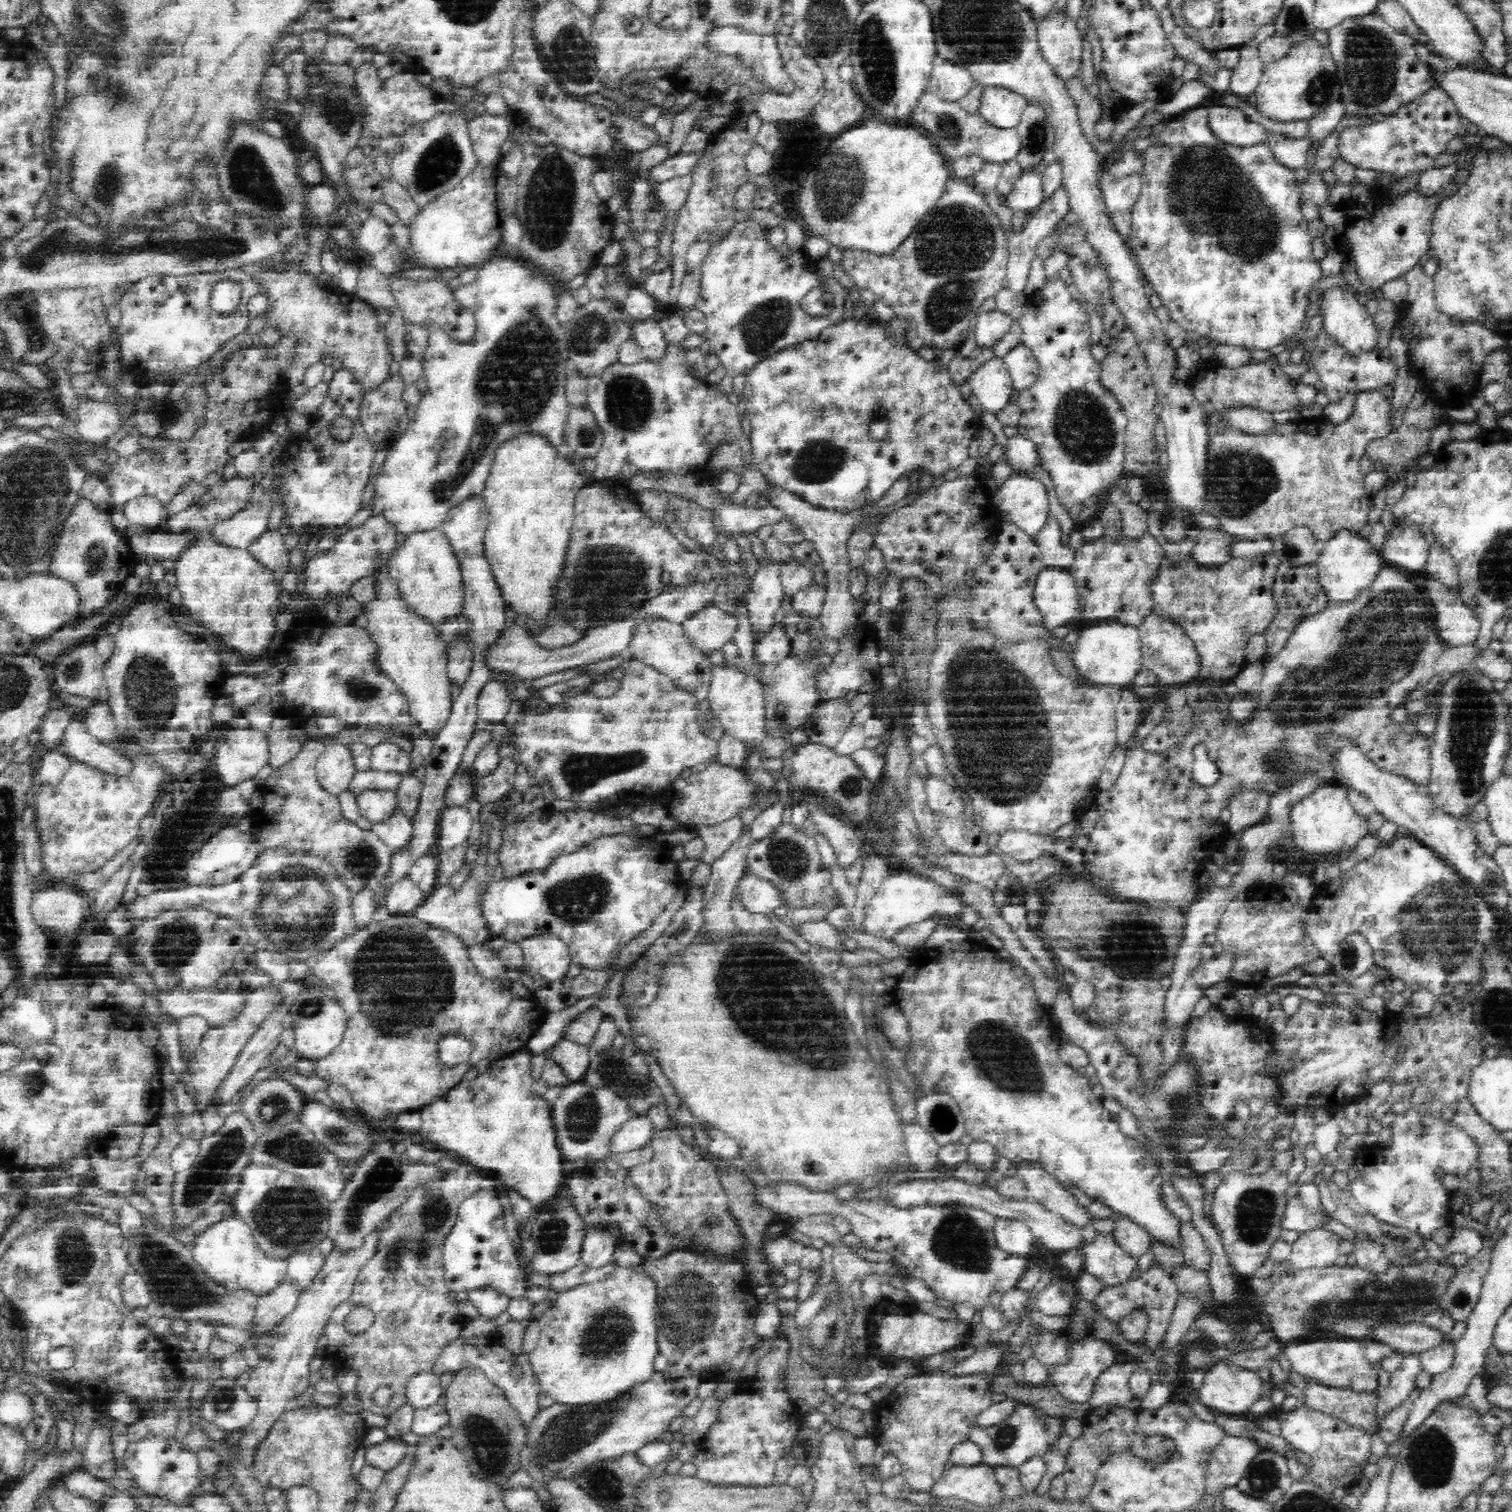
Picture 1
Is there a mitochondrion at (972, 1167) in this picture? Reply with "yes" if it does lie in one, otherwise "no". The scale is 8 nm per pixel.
no

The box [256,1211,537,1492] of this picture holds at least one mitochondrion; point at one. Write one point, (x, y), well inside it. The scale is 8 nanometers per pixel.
(490, 1447)

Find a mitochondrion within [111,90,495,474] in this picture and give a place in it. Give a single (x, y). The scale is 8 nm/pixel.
(250, 179)

